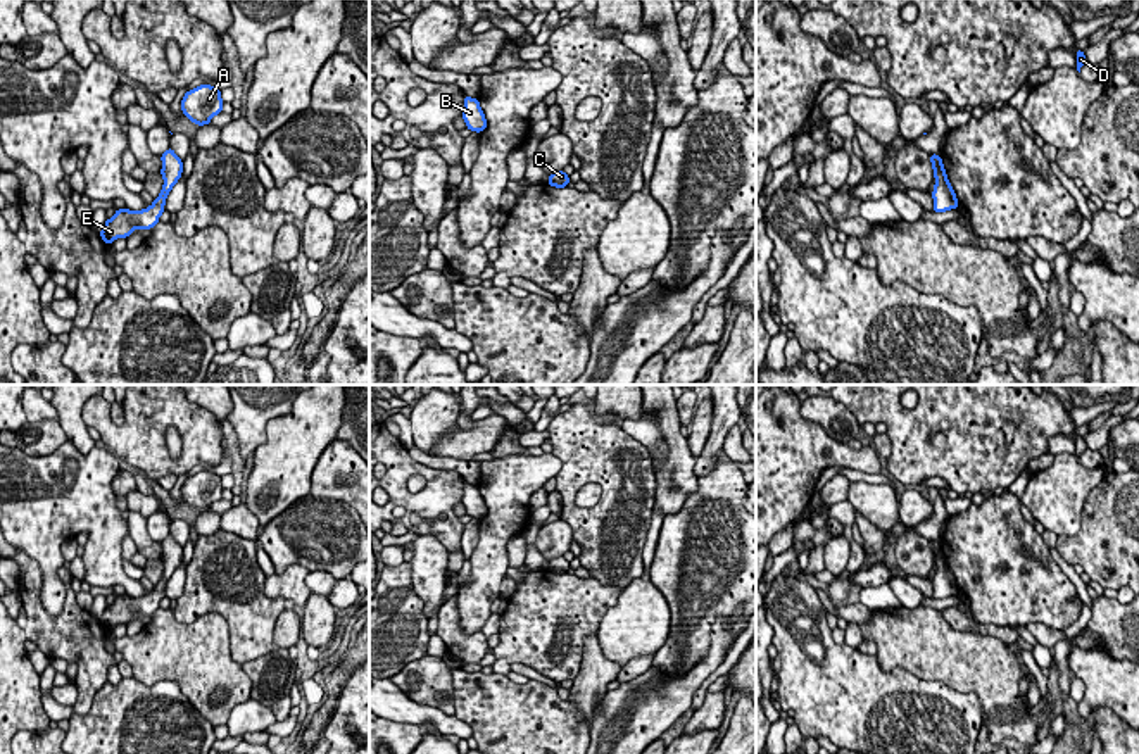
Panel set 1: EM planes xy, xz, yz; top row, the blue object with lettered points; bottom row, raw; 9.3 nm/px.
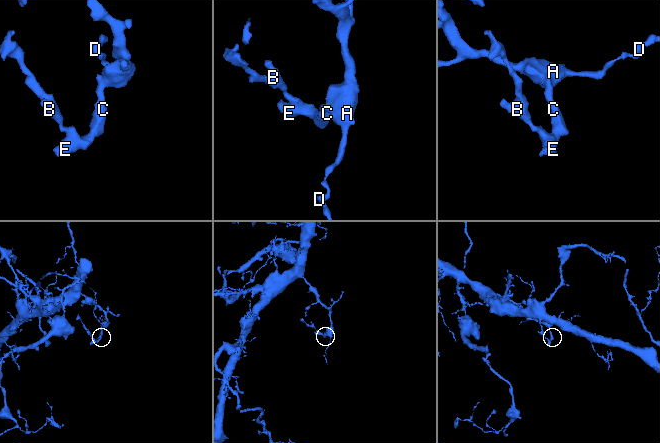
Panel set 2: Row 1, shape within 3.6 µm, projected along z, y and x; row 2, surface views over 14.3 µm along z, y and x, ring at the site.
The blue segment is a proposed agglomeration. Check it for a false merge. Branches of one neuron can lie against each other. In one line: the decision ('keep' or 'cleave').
keep

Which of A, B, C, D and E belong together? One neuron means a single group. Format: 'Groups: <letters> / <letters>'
Groups: A B C D E

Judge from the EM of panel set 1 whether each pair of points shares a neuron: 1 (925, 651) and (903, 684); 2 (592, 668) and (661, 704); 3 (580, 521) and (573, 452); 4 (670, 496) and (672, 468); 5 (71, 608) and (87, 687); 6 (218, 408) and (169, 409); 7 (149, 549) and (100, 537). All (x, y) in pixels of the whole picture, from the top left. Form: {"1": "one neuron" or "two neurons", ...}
{"1": "two neurons", "2": "two neurons", "3": "one neuron", "4": "one neuron", "5": "one neuron", "6": "two neurons", "7": "two neurons"}

